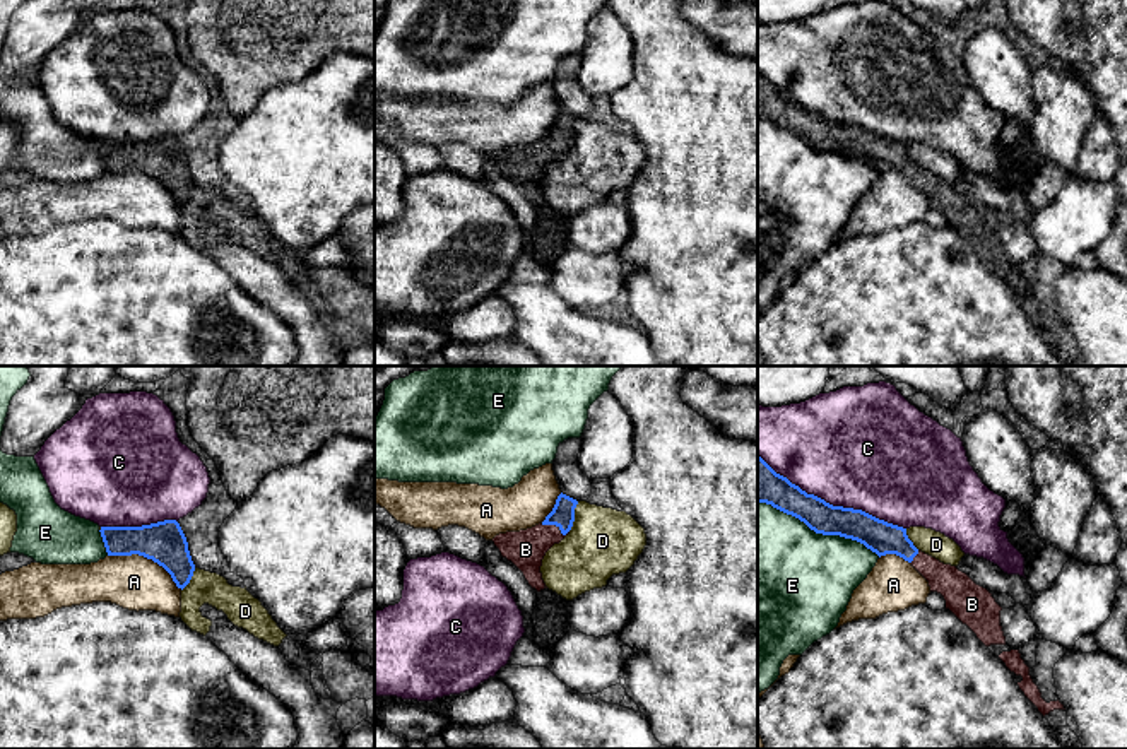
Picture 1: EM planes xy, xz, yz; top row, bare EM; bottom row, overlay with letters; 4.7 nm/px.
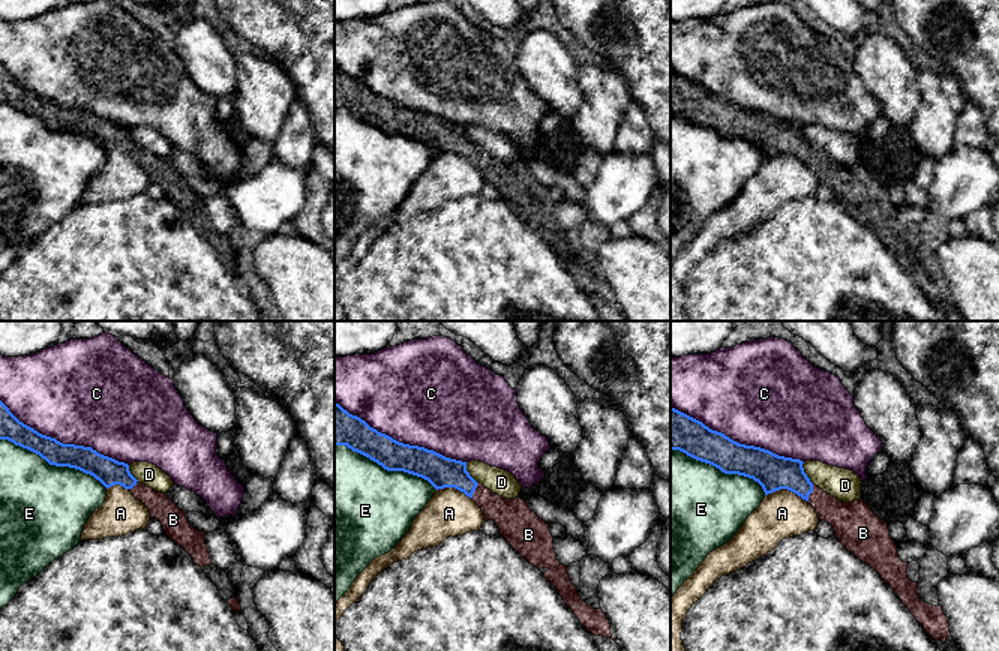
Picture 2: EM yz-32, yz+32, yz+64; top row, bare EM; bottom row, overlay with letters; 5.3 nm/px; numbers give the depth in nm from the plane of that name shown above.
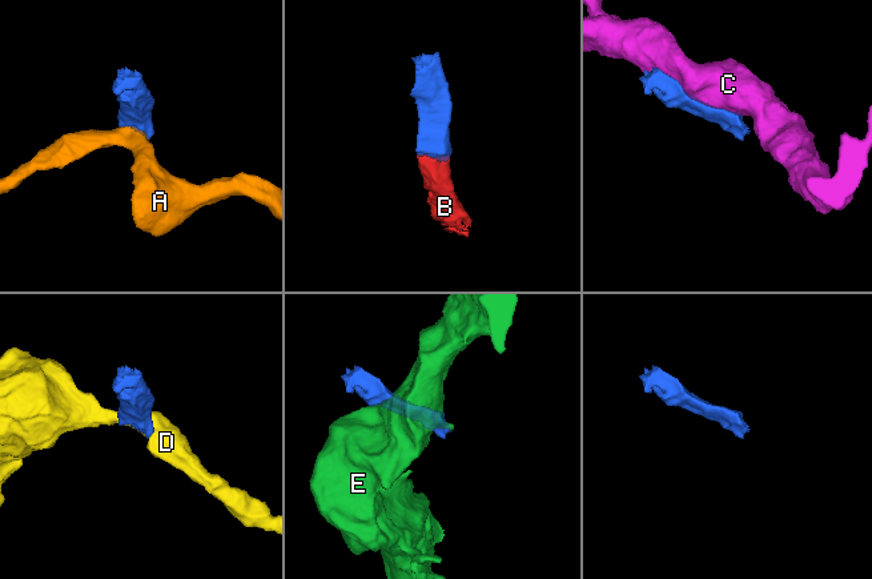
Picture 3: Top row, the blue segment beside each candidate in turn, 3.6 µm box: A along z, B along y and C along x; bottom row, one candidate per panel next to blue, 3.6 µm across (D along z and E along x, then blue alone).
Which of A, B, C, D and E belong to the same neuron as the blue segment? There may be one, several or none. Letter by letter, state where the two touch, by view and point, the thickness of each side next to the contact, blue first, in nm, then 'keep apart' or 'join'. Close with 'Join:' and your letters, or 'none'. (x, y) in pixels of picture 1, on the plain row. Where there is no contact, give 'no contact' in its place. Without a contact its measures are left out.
A: meets blue in xy at (147, 175); 200 nm thick on the blue side, 260 nm on the other; keep apart
B: meets blue in xz at (554, 141); 110 nm thick on the blue side, 180 nm on the other; join
C: meets blue in yz at (831, 122); 150 nm thick on the blue side, 480 nm on the other; keep apart
D: meets blue in xz at (573, 134); 110 nm thick on the blue side, 320 nm on the other; keep apart
E: meets blue in yz at (820, 149); 150 nm thick on the blue side, 480 nm on the other; keep apart
Join: B

